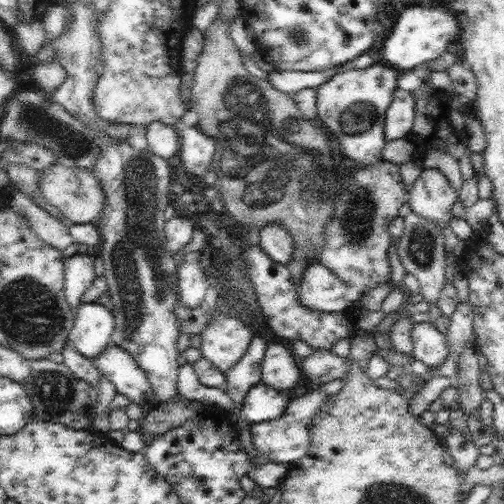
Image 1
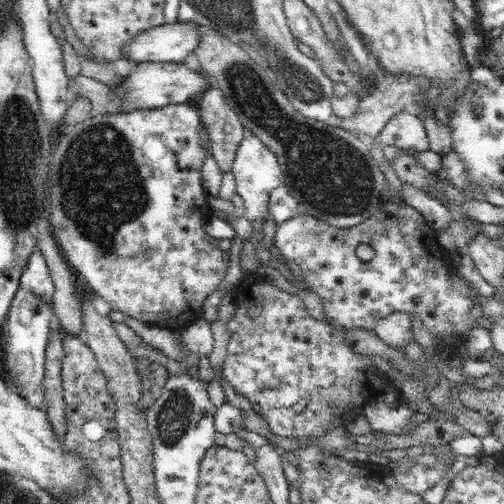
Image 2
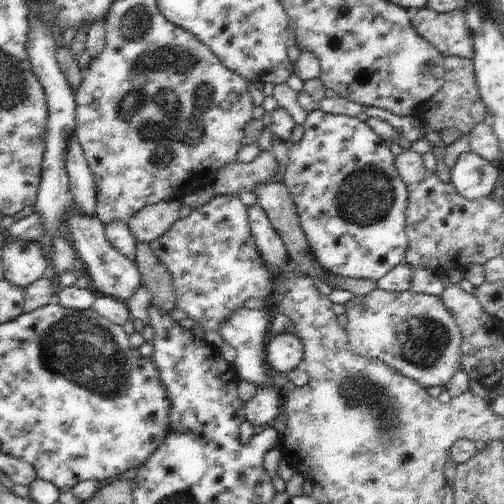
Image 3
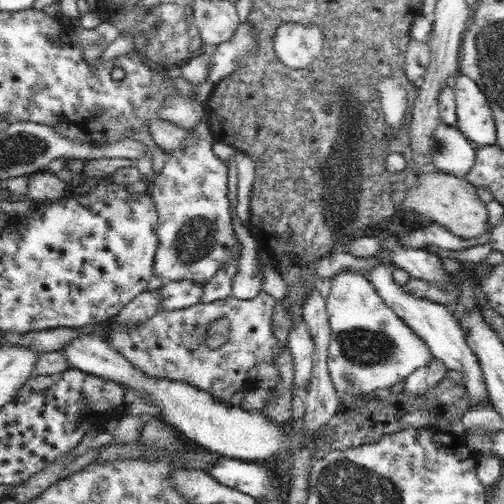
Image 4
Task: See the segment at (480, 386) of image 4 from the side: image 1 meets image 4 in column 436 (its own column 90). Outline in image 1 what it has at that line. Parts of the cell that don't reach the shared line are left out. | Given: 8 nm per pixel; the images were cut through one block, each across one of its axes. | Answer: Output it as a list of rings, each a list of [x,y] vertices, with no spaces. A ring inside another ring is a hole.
[[[79,302],[73,314],[75,322],[67,334],[67,342],[73,342],[73,346],[95,364],[97,356],[111,344],[113,312],[95,302]]]

